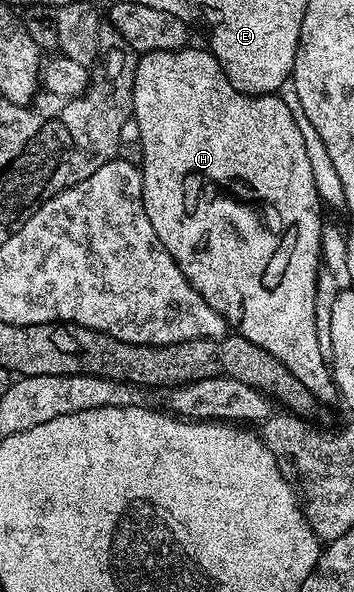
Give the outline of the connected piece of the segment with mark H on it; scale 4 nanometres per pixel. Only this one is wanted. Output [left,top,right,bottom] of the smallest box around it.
[132,48,334,392]

